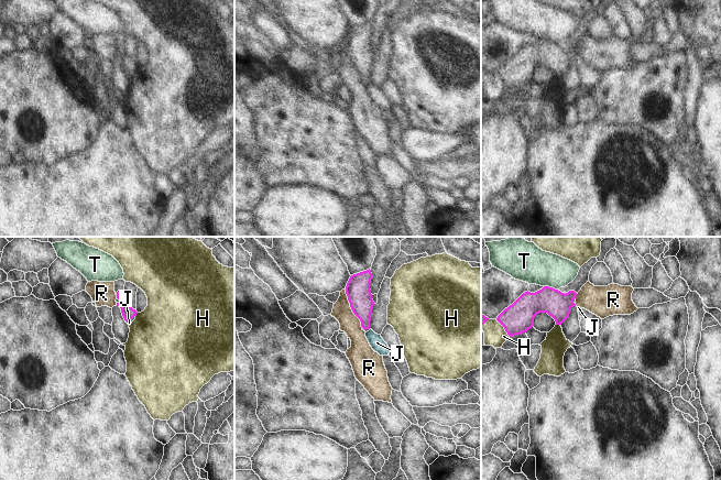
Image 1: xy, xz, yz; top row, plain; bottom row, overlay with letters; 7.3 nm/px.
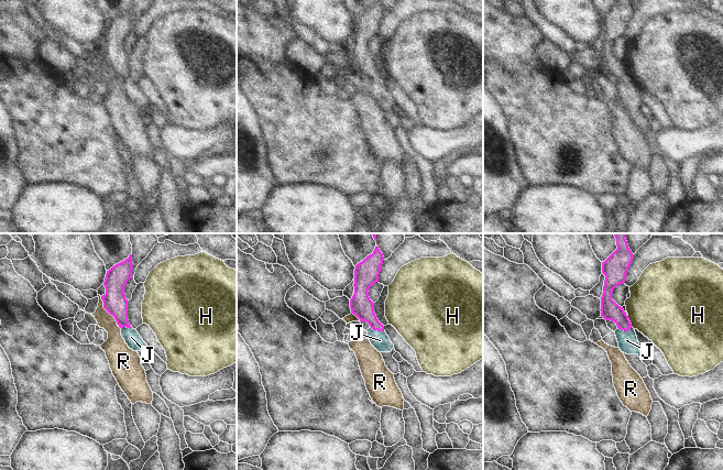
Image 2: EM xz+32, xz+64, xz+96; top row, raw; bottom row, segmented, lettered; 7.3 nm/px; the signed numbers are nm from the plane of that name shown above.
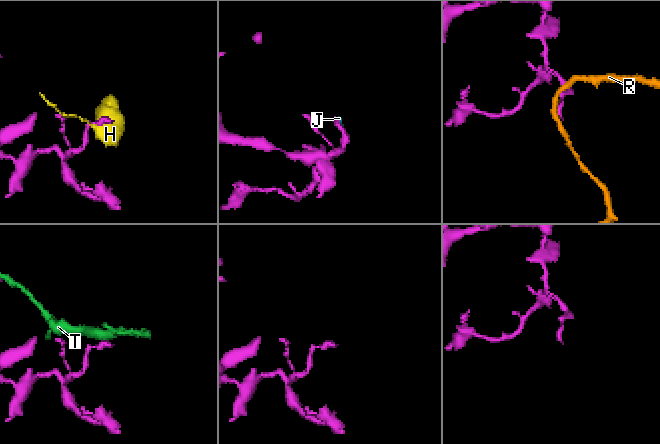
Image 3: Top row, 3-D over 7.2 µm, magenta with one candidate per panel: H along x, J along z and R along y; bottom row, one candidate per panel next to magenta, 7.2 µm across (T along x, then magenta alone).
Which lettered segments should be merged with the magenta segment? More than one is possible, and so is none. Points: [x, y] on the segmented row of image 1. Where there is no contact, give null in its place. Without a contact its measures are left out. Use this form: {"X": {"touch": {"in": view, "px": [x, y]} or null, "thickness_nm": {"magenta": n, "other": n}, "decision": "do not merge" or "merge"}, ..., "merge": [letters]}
{"H": {"touch": {"in": "yz", "px": [504, 328]}, "thickness_nm": {"magenta": 220, "other": 160}, "decision": "do not merge"}, "J": {"touch": {"in": "xy", "px": [130, 319]}, "thickness_nm": {"magenta": 90, "other": 40}, "decision": "merge"}, "R": {"touch": {"in": "xz", "px": [351, 308]}, "thickness_nm": {"magenta": 180, "other": 150}, "decision": "do not merge"}, "T": {"touch": {"in": "yz", "px": [550, 287]}, "thickness_nm": {"magenta": 190, "other": 280}, "decision": "do not merge"}, "merge": ["J"]}

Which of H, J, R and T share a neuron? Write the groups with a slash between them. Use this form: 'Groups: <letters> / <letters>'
Groups: H / J / R / T.

